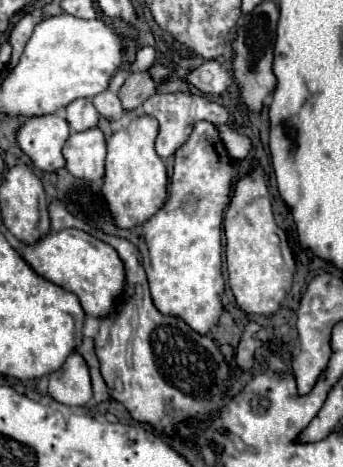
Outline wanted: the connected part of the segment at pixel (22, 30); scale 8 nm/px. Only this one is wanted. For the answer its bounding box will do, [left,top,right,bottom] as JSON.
[8,15,42,67]

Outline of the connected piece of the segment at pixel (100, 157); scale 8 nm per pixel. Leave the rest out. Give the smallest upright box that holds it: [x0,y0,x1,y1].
[62,127,106,181]

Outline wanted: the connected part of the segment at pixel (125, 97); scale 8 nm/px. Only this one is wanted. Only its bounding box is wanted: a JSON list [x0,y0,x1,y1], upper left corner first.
[120,71,156,111]

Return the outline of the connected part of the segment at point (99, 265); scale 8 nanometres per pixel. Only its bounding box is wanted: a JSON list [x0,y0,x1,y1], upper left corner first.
[20,229,126,319]

